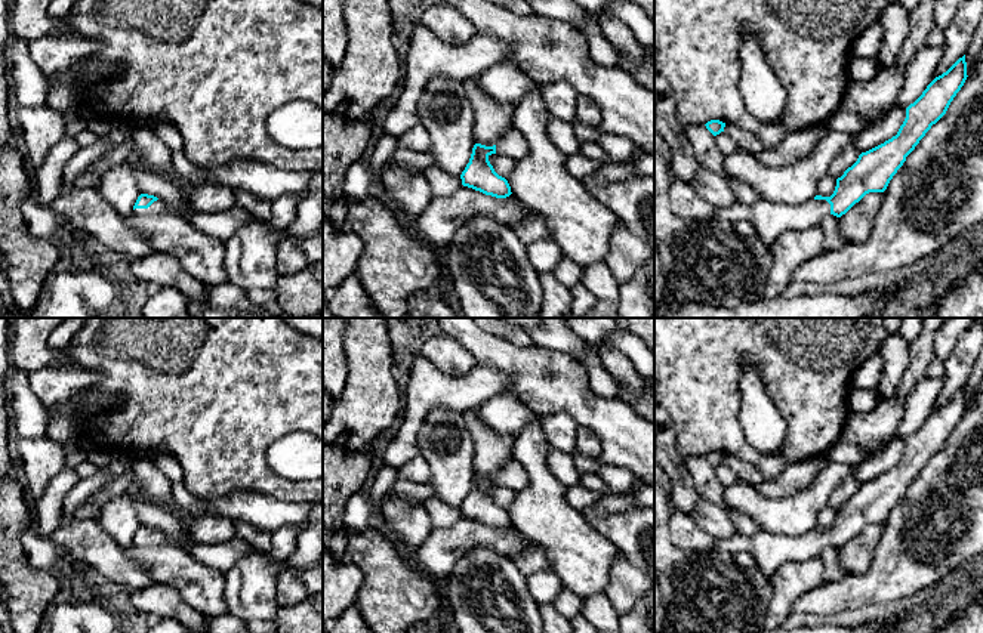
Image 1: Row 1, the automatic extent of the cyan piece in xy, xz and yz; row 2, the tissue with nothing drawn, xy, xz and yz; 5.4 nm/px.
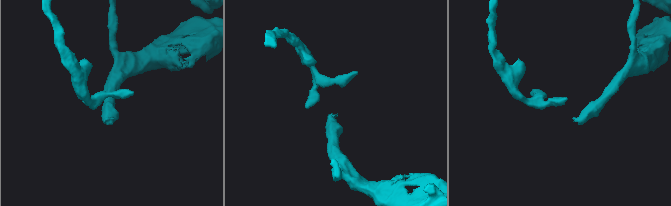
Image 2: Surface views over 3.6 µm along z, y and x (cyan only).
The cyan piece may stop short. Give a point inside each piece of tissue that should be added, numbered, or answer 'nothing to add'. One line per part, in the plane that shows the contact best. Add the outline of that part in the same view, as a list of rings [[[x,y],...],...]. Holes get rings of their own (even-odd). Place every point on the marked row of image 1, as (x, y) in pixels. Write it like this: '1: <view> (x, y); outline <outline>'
1: yz (769, 219); outline [[[810,198],[794,206],[771,201],[736,203],[730,207],[718,207],[712,222],[728,222],[731,225],[748,222],[754,226],[755,235],[770,246],[786,231],[820,226],[822,219],[828,214],[831,214],[831,204],[826,200]]]

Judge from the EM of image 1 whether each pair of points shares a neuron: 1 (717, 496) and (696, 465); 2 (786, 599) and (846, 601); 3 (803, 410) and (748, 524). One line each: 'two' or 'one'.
1: one
2: two
3: two

